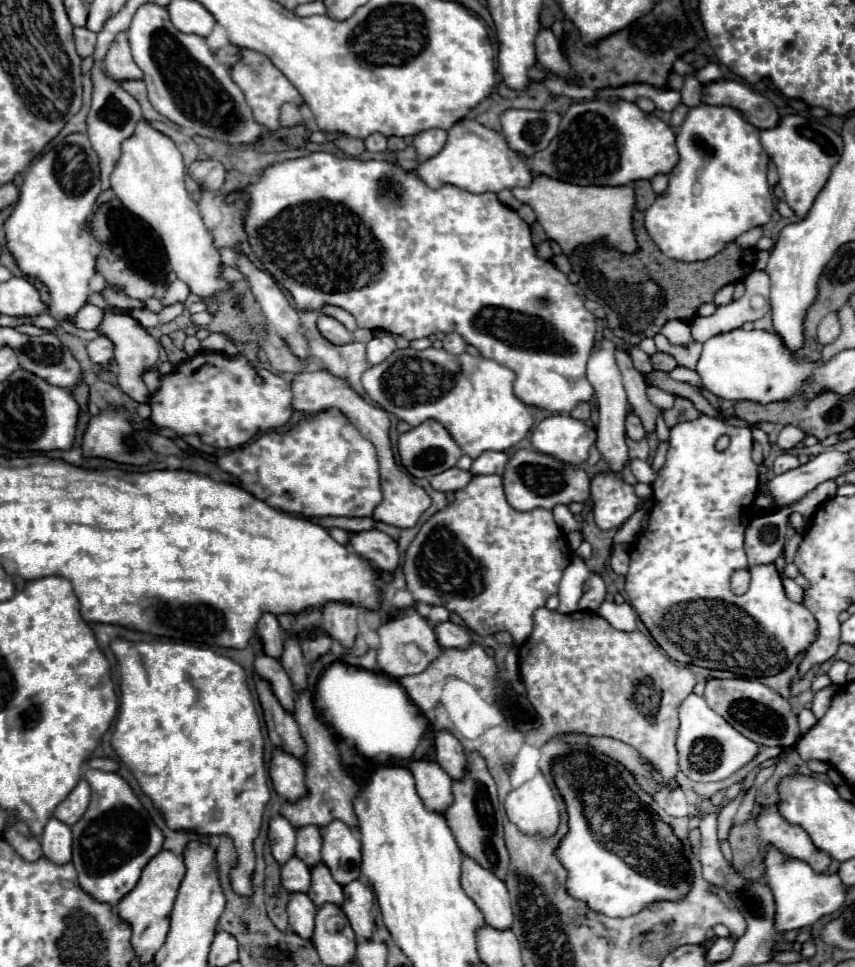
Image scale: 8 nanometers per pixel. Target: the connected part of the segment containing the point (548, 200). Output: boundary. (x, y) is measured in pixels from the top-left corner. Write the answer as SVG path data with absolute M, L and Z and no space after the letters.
M537 176L529 188L513 188L511 192L517 200L535 210L537 222L543 226L545 234L555 240L567 256L573 254L579 244L585 246L585 242L597 242L597 238L605 238L609 246L617 246L617 250L625 250L625 254L637 250L631 226L635 206L635 192L631 186L577 186L549 176Z

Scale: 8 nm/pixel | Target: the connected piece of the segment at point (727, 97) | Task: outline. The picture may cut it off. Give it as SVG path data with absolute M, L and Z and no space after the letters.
M721 80L721 82L705 84L701 92L701 100L705 104L713 104L713 106L727 104L741 110L745 118L759 130L773 128L779 122L777 108L771 100L767 100L765 96L753 92L751 88L735 80Z

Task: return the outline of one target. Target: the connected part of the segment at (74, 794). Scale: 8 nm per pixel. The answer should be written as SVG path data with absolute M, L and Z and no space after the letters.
M79 780L79 784L71 790L71 794L53 810L53 816L67 826L73 826L87 810L91 798L91 788L85 780Z

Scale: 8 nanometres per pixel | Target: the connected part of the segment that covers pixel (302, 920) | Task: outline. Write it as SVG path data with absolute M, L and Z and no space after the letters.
M291 894L289 904L287 904L289 926L301 938L311 938L313 936L315 912L317 912L317 906L311 902L311 898L307 894Z

